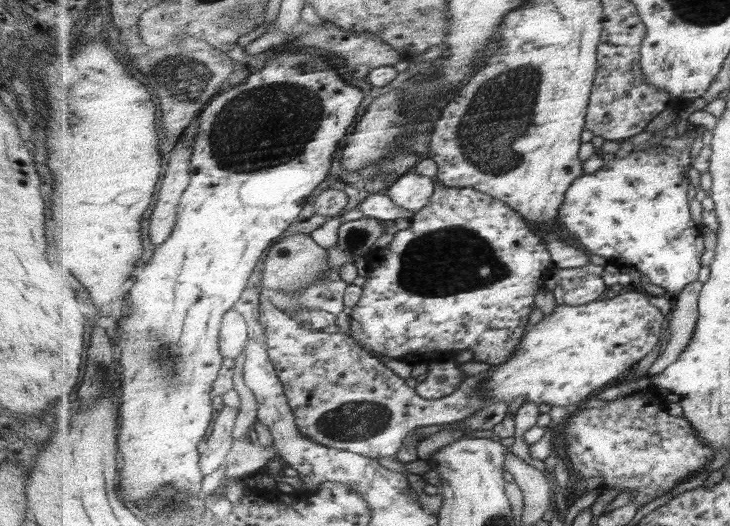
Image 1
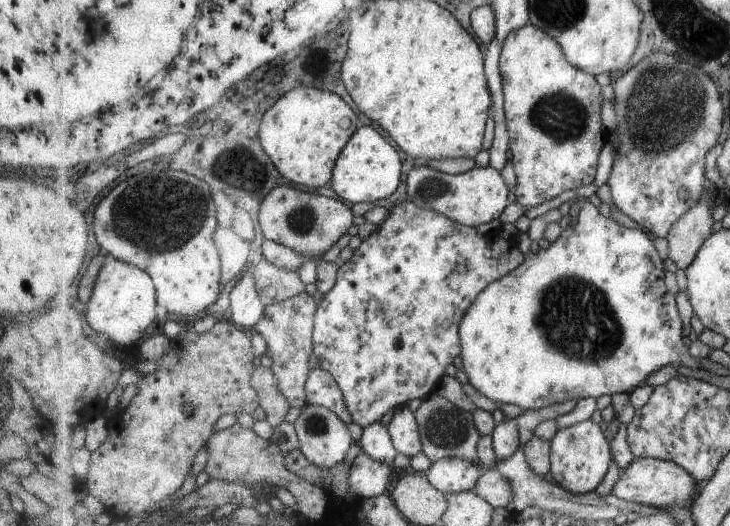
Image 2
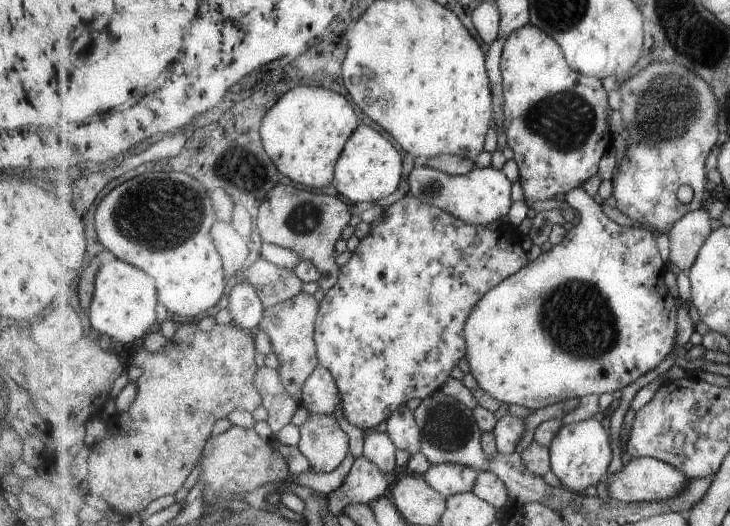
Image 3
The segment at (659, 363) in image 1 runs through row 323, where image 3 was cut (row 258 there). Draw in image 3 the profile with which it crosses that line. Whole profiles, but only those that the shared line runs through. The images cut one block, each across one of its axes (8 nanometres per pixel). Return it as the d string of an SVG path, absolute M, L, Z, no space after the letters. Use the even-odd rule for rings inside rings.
M707 205L691 211L675 223L669 232L669 260L672 267L678 267L685 274L691 270L702 246L714 231L711 230L711 216Z

